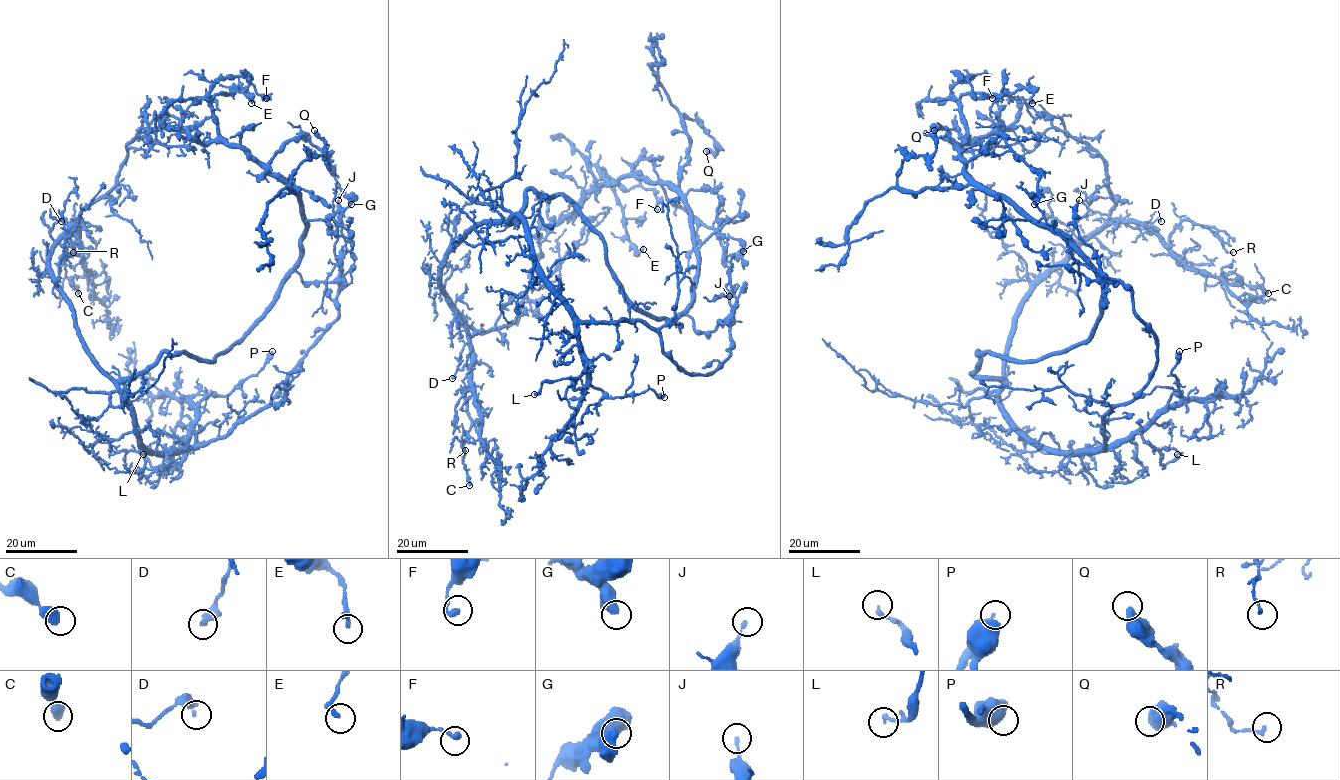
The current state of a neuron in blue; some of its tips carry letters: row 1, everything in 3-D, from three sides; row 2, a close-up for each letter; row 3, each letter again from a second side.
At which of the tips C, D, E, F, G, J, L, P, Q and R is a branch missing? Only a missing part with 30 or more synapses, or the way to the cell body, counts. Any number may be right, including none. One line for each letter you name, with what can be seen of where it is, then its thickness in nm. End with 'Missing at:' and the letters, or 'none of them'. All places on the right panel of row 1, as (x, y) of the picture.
Missing at: none of them

